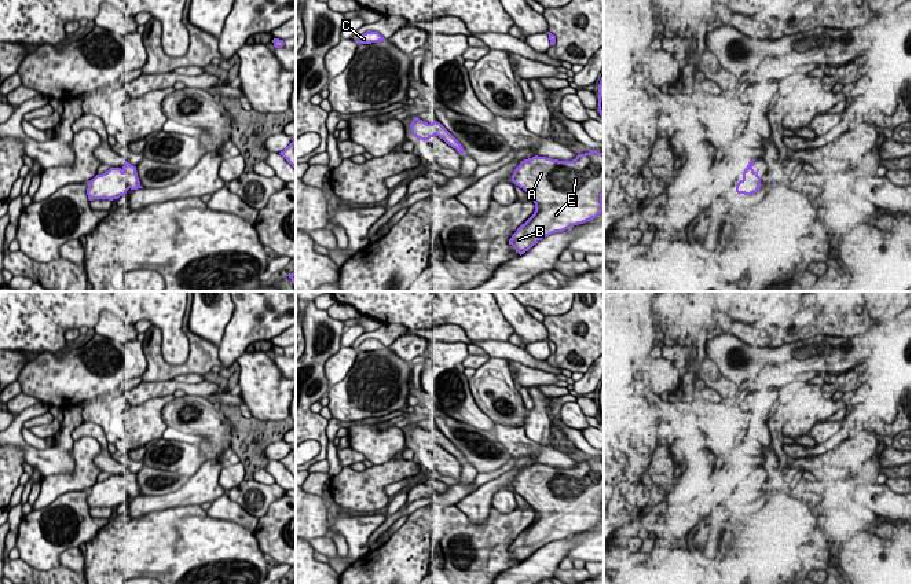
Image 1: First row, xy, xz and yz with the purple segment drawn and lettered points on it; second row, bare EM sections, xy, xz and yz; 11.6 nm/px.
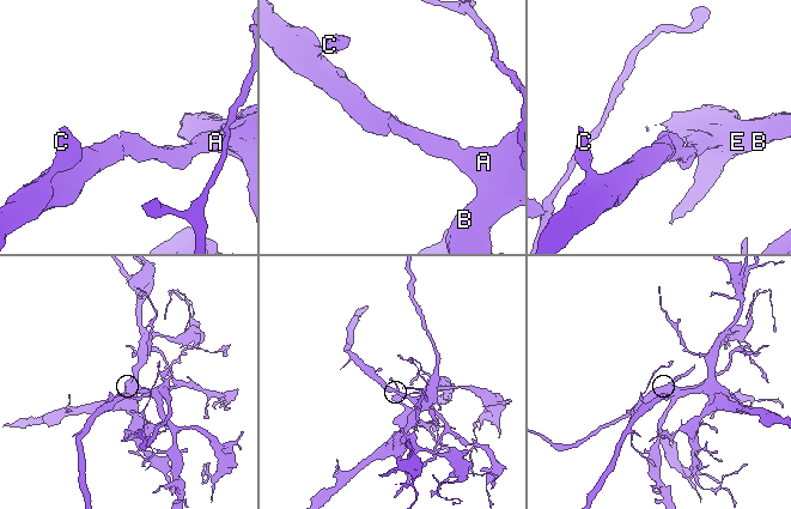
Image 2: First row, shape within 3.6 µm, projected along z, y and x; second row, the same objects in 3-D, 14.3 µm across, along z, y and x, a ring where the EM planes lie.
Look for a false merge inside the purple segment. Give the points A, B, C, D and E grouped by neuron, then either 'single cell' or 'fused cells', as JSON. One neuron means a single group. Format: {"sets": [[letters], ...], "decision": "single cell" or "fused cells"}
{"sets": [["A", "B", "D", "E"], ["C"]], "decision": "fused cells"}

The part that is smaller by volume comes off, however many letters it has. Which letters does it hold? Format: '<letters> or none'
C

